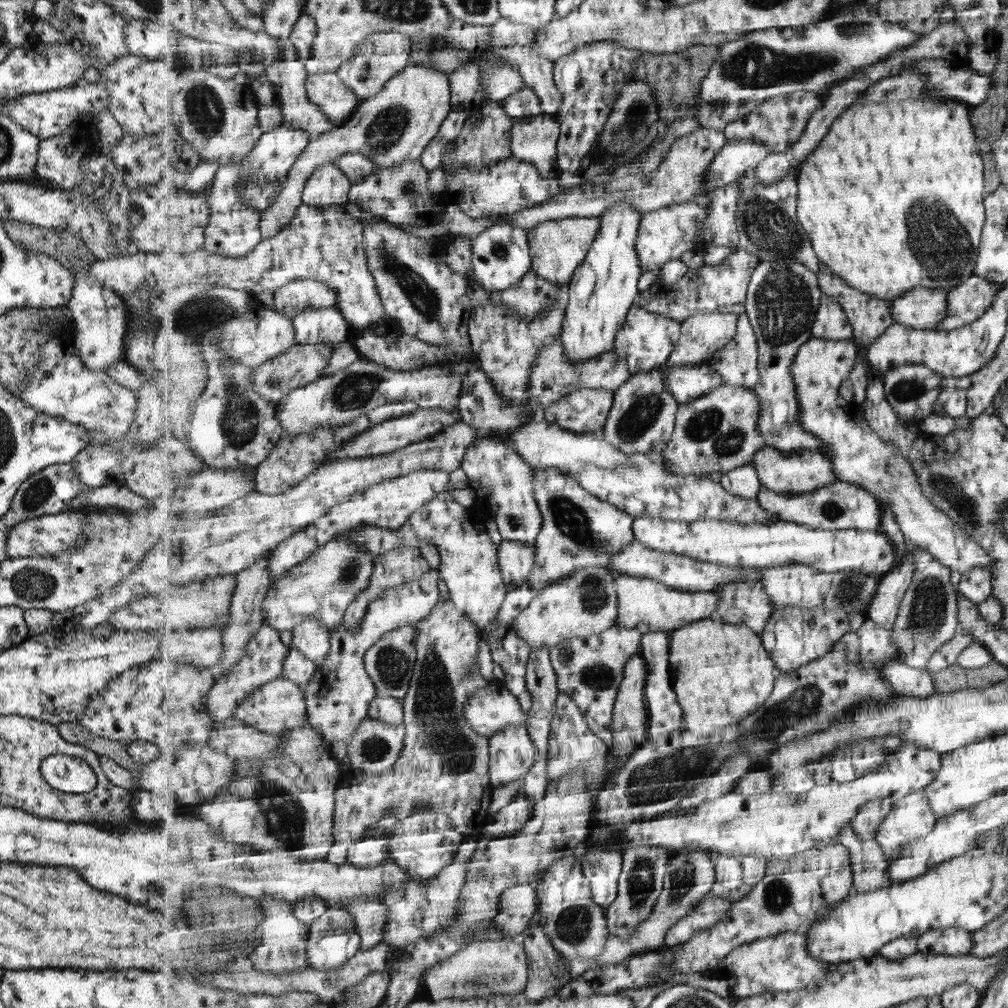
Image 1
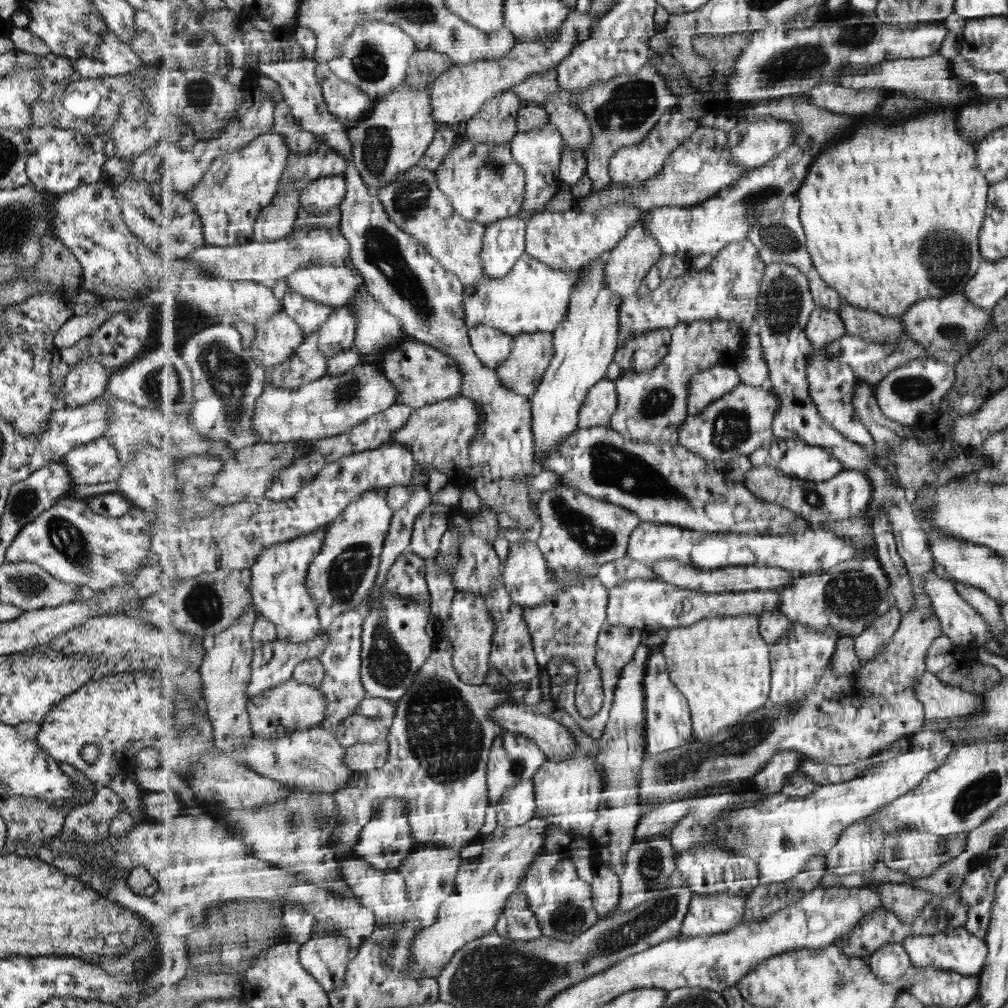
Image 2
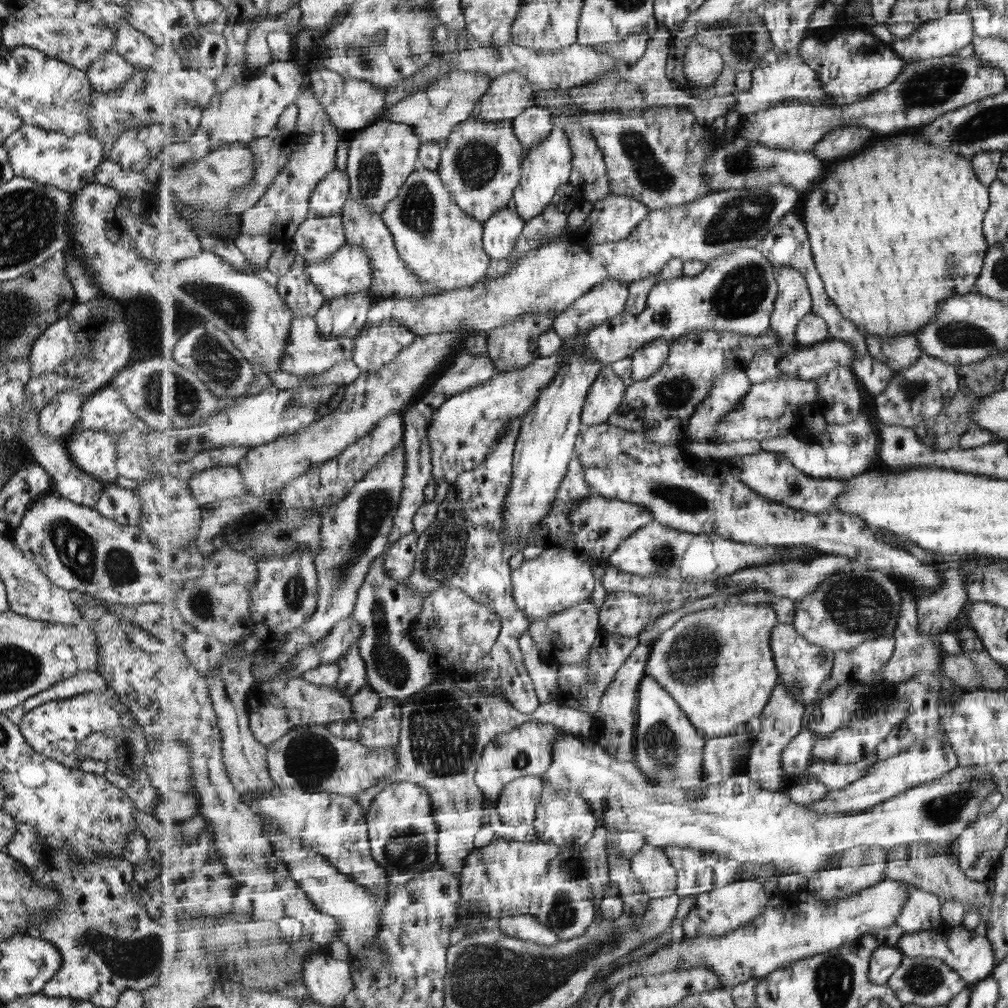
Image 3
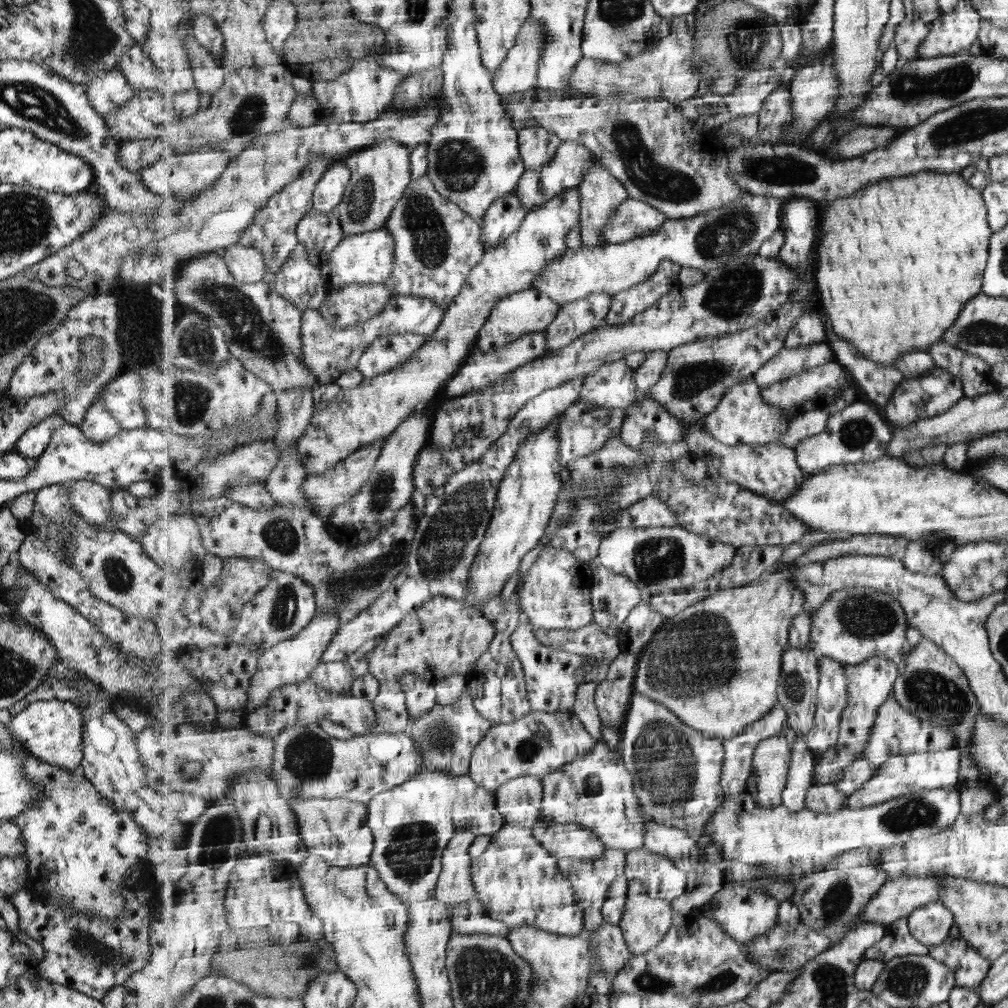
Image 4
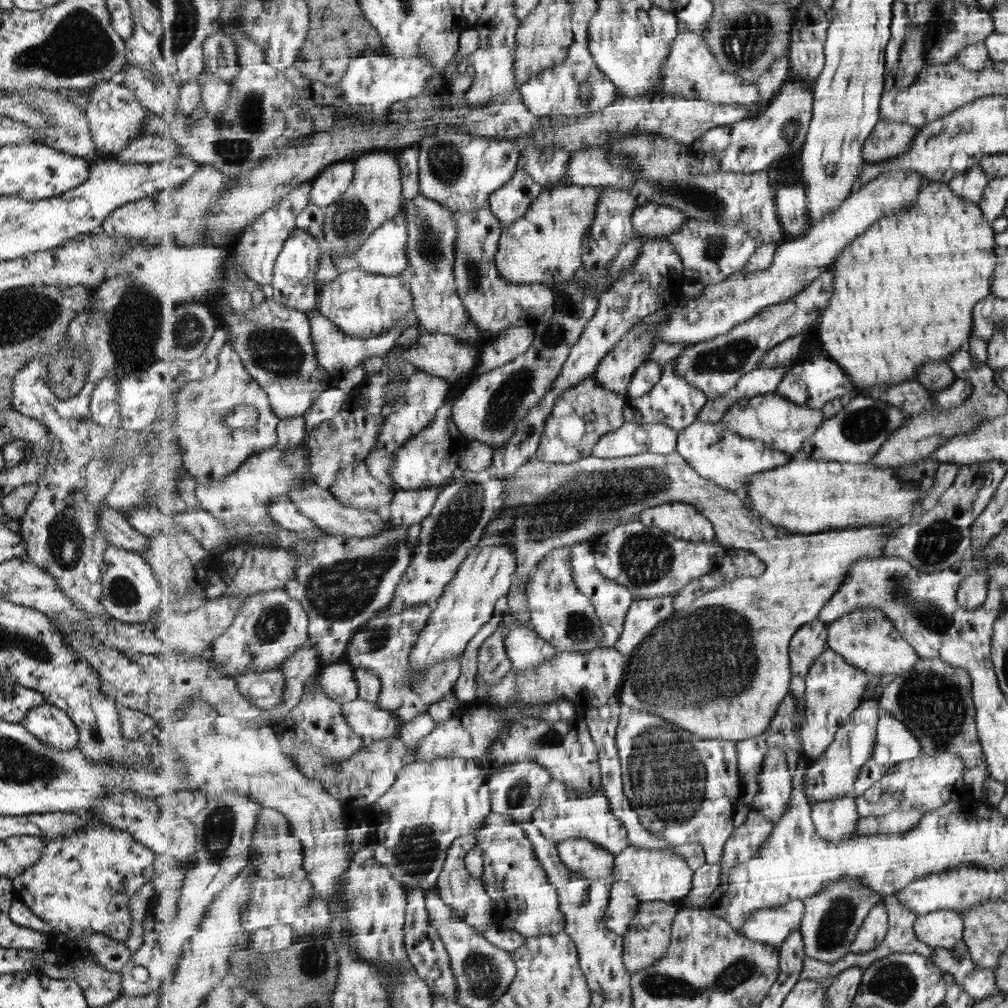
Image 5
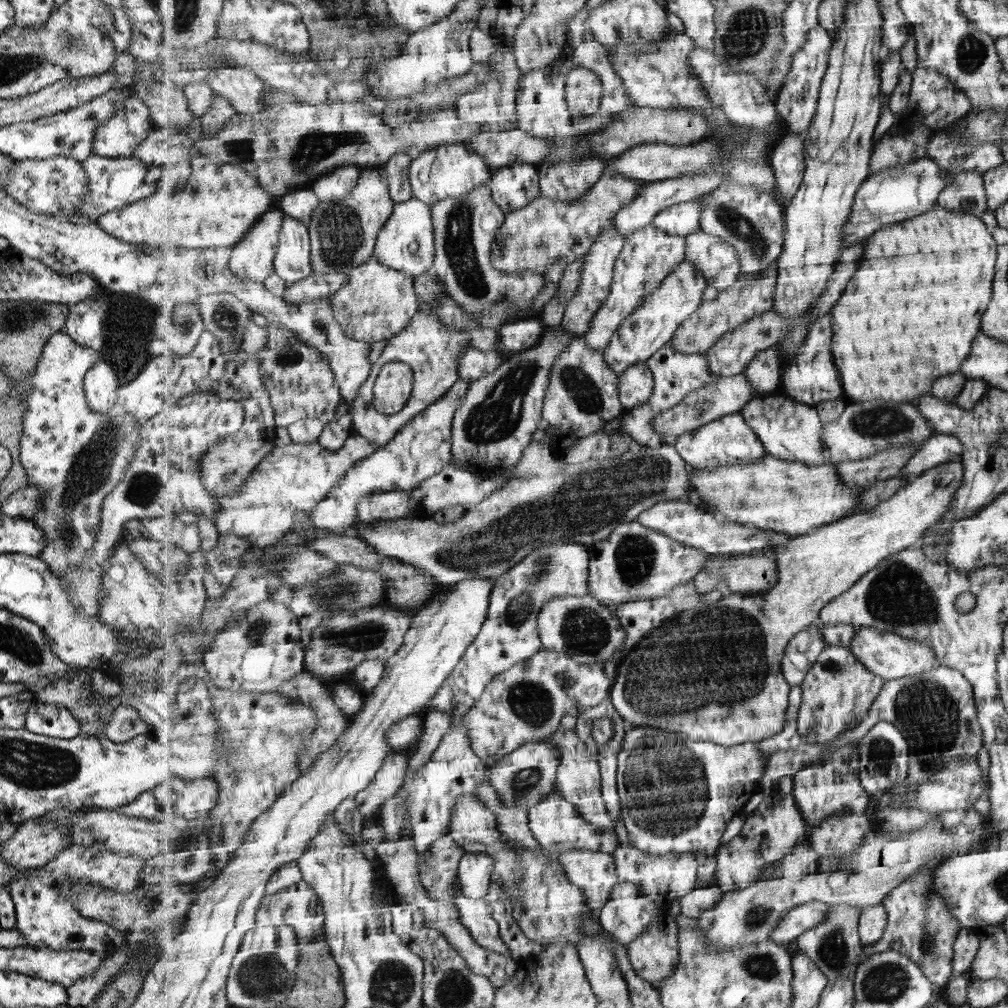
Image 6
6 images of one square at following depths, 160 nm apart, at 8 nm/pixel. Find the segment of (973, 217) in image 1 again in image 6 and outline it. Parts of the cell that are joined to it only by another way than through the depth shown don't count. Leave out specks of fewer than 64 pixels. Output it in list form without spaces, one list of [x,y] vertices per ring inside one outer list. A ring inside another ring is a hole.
[[[936,204],[925,215],[919,215],[907,221],[898,222],[884,227],[873,236],[867,238],[866,254],[860,262],[859,271],[855,273],[844,296],[831,310],[833,316],[834,334],[831,341],[831,350],[835,362],[842,375],[842,383],[845,395],[852,402],[873,402],[874,400],[886,400],[887,402],[907,402],[914,404],[918,398],[930,394],[936,380],[948,374],[959,373],[964,362],[971,355],[971,350],[977,334],[982,330],[983,316],[994,298],[994,282],[997,274],[996,262],[998,261],[998,242],[994,235],[989,233],[987,226],[979,215],[949,210]]]

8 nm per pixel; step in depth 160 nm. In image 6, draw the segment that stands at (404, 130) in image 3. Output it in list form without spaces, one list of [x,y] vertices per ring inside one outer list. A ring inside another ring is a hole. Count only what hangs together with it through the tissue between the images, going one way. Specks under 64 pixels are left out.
[[[370,166],[362,168],[362,177],[358,185],[349,196],[341,200],[331,200],[323,202],[319,198],[319,206],[313,211],[310,222],[310,239],[312,242],[311,264],[314,273],[347,273],[355,269],[374,257],[380,230],[394,213],[396,203],[390,195],[389,185],[384,177],[383,166]]]

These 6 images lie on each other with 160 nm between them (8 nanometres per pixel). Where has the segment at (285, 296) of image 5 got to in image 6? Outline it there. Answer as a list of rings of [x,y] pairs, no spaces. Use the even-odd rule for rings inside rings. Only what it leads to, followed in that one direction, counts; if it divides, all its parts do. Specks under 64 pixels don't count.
[[[285,215],[274,260],[275,274],[285,281],[286,289],[313,274],[310,227]]]

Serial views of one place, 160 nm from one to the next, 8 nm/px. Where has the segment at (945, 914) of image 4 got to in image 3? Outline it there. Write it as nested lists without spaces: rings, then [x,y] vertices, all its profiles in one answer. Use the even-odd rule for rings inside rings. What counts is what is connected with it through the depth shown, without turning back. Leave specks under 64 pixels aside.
[[[913,884],[907,885],[907,892],[909,892],[909,901],[903,907],[897,922],[906,933],[944,927],[941,919],[942,903],[937,895],[925,892]]]

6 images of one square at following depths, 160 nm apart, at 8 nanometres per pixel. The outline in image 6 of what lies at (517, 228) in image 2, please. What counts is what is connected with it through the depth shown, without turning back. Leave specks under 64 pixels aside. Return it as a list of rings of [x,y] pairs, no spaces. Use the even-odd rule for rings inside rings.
[[[517,161],[496,169],[490,187],[494,201],[507,215],[525,208],[543,195],[537,165],[526,162]]]

